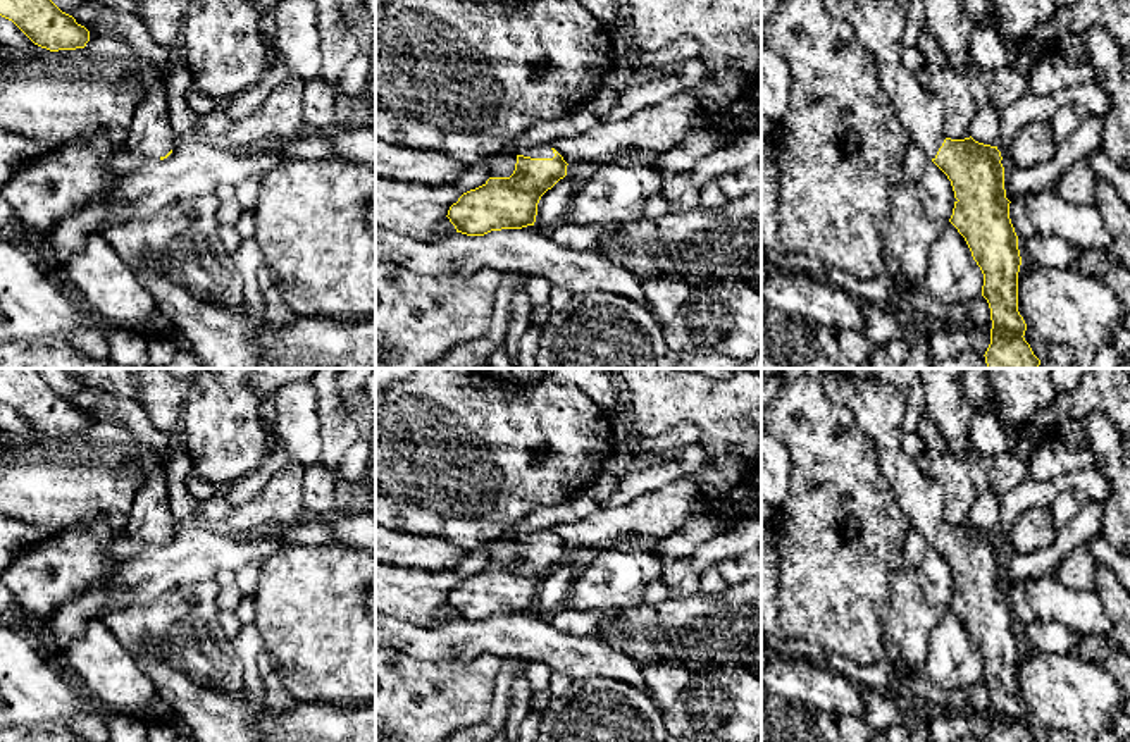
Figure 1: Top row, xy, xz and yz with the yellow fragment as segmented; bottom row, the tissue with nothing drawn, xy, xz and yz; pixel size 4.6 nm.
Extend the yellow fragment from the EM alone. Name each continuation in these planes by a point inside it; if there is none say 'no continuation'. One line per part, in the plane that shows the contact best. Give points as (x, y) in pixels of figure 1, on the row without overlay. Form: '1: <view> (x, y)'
1: xz (541, 536)

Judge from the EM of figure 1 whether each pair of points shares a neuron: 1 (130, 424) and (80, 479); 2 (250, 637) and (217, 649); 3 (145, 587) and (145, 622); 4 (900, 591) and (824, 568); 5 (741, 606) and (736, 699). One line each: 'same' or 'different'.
1: same
2: different
3: different
4: different
5: different

